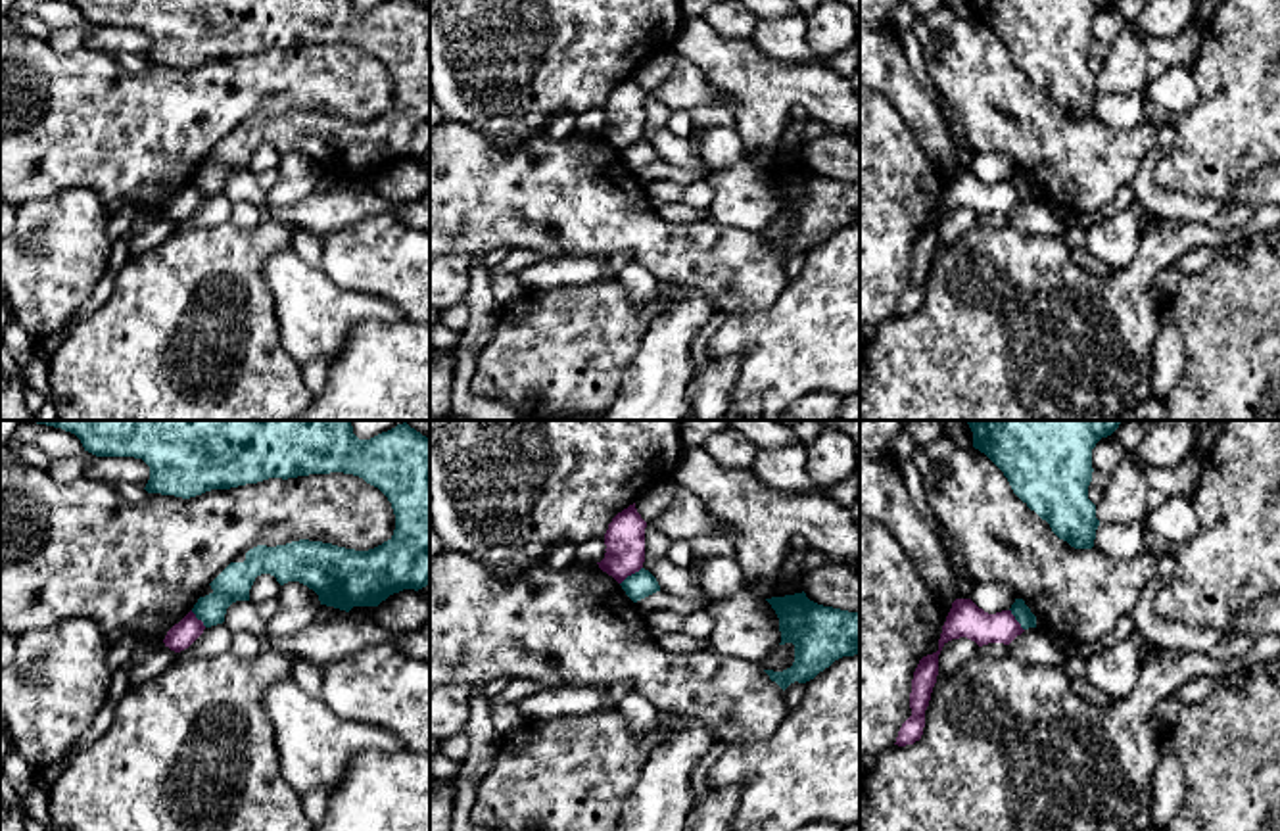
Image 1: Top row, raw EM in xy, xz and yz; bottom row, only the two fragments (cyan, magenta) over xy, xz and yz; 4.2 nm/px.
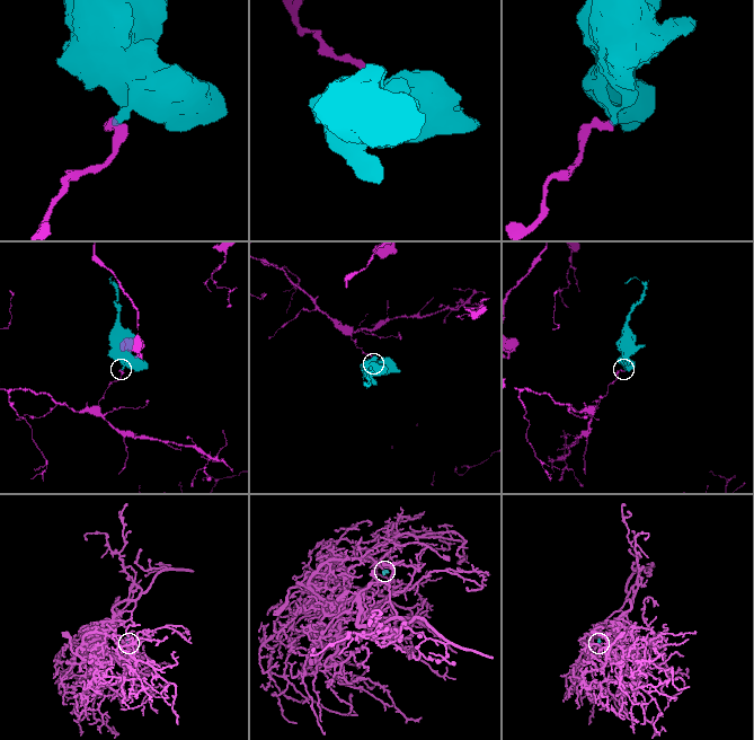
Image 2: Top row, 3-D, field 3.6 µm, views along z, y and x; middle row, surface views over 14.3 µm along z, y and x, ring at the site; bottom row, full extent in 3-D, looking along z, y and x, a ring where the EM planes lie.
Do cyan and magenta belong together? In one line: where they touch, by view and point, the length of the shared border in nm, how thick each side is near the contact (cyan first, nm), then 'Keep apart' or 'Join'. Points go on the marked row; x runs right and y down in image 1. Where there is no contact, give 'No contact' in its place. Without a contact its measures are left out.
Touches cyan at xz (632, 574). Shared border 120 nm. Thickness 120 nm (cyan) against 170 nm. Keep apart

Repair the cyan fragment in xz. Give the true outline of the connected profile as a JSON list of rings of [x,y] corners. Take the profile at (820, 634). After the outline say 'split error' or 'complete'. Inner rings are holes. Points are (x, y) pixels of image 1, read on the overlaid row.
[[[804,591],[785,597],[771,597],[766,601],[779,618],[779,645],[794,645],[794,662],[791,668],[783,672],[764,670],[783,691],[794,681],[806,683],[814,679],[819,672],[842,656],[860,654],[860,612],[818,605],[810,601]]]; complete

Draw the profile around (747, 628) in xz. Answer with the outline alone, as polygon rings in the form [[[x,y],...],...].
[[[731,595],[710,601],[714,618],[708,651],[745,662],[762,662],[781,643],[779,618],[764,597]]]

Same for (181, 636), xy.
[[[190,610],[178,624],[175,624],[163,643],[175,653],[188,649],[201,633],[205,626],[196,614]]]

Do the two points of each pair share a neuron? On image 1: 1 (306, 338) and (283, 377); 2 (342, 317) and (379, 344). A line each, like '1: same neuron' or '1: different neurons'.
1: different neurons
2: different neurons

